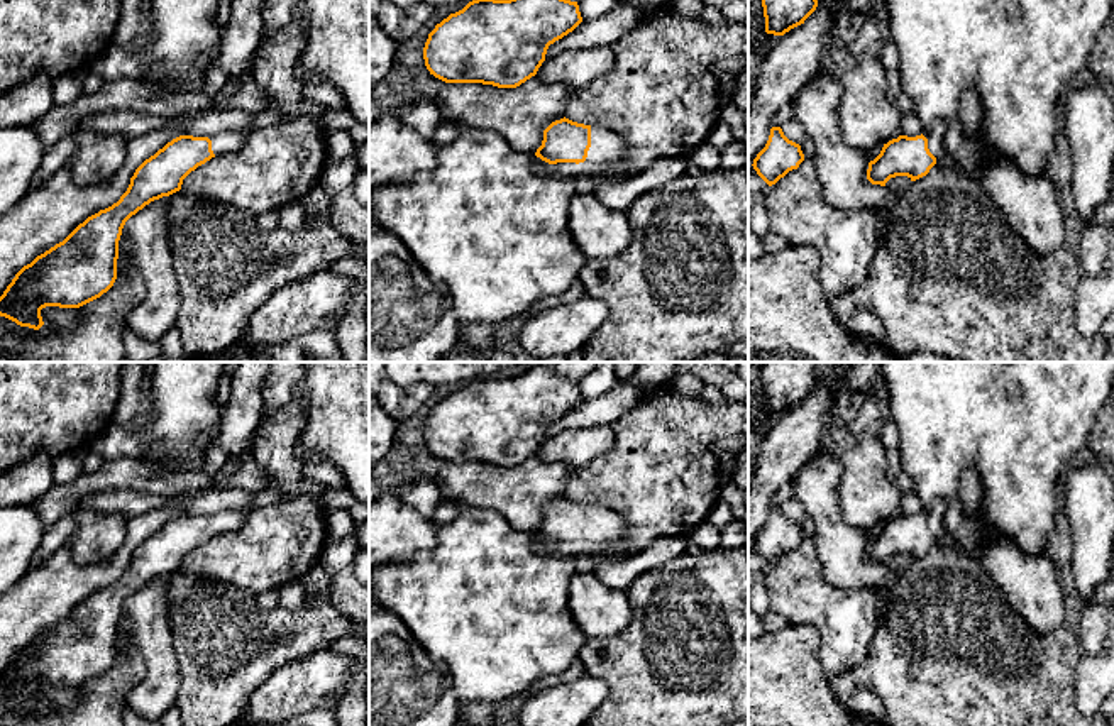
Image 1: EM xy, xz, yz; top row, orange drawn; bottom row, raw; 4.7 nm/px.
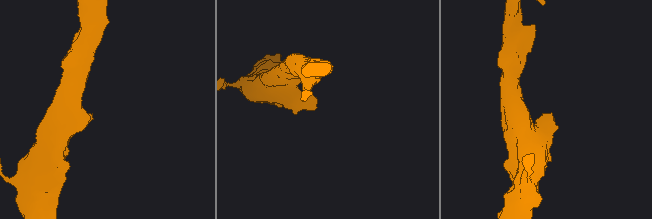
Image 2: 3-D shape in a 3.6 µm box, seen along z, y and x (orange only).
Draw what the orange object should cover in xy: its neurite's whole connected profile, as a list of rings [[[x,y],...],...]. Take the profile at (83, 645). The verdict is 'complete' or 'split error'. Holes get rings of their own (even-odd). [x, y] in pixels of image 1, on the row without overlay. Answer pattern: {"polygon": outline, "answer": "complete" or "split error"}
{"polygon": [[[249,511],[179,514],[146,538],[112,586],[80,602],[63,621],[24,645],[0,675],[0,696],[39,709],[46,685],[80,687],[117,658],[119,619],[125,601],[154,579],[181,569],[183,558],[215,535],[239,530]]], "answer": "split error"}

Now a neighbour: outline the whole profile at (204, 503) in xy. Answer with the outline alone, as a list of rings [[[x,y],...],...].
[[[217,487],[174,498],[120,489],[88,494],[81,498],[78,508],[91,508],[100,513],[122,513],[125,516],[134,516],[169,504],[179,504],[185,514],[210,516],[217,511],[230,509],[254,511],[279,501],[279,498],[279,492],[273,487],[264,487],[256,492],[249,492],[240,487]]]

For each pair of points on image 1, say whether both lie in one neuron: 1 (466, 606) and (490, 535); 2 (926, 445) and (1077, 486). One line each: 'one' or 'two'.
1: one
2: two

